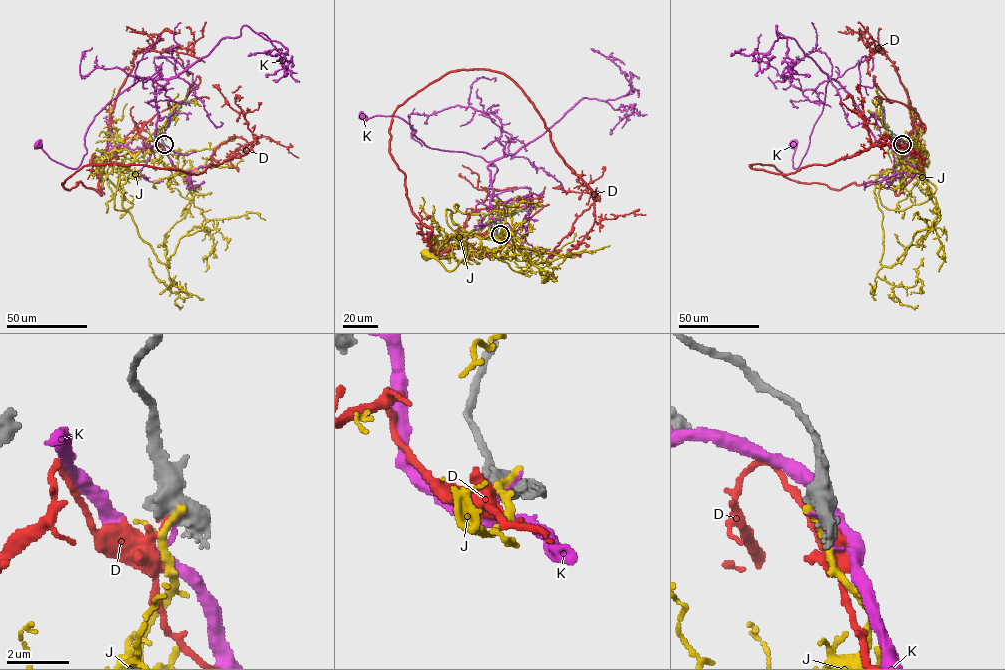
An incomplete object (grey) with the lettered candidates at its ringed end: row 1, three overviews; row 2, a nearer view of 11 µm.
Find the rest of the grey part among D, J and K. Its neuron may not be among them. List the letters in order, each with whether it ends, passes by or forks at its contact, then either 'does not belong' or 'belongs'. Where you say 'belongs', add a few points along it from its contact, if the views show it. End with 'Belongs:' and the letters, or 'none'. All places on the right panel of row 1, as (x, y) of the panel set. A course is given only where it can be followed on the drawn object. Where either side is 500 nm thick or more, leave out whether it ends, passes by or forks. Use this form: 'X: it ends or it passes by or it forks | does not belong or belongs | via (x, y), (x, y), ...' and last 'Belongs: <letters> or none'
D: does not belong
J: does not belong
K: does not belong
Belongs: none

